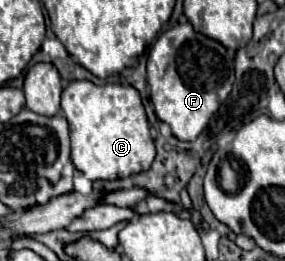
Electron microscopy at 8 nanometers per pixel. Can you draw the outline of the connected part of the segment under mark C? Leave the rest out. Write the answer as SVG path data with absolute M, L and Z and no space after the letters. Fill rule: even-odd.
M71 81L61 93L61 109L71 129L71 161L91 181L113 181L147 171L155 161L155 145L137 89L131 85L95 85Z

